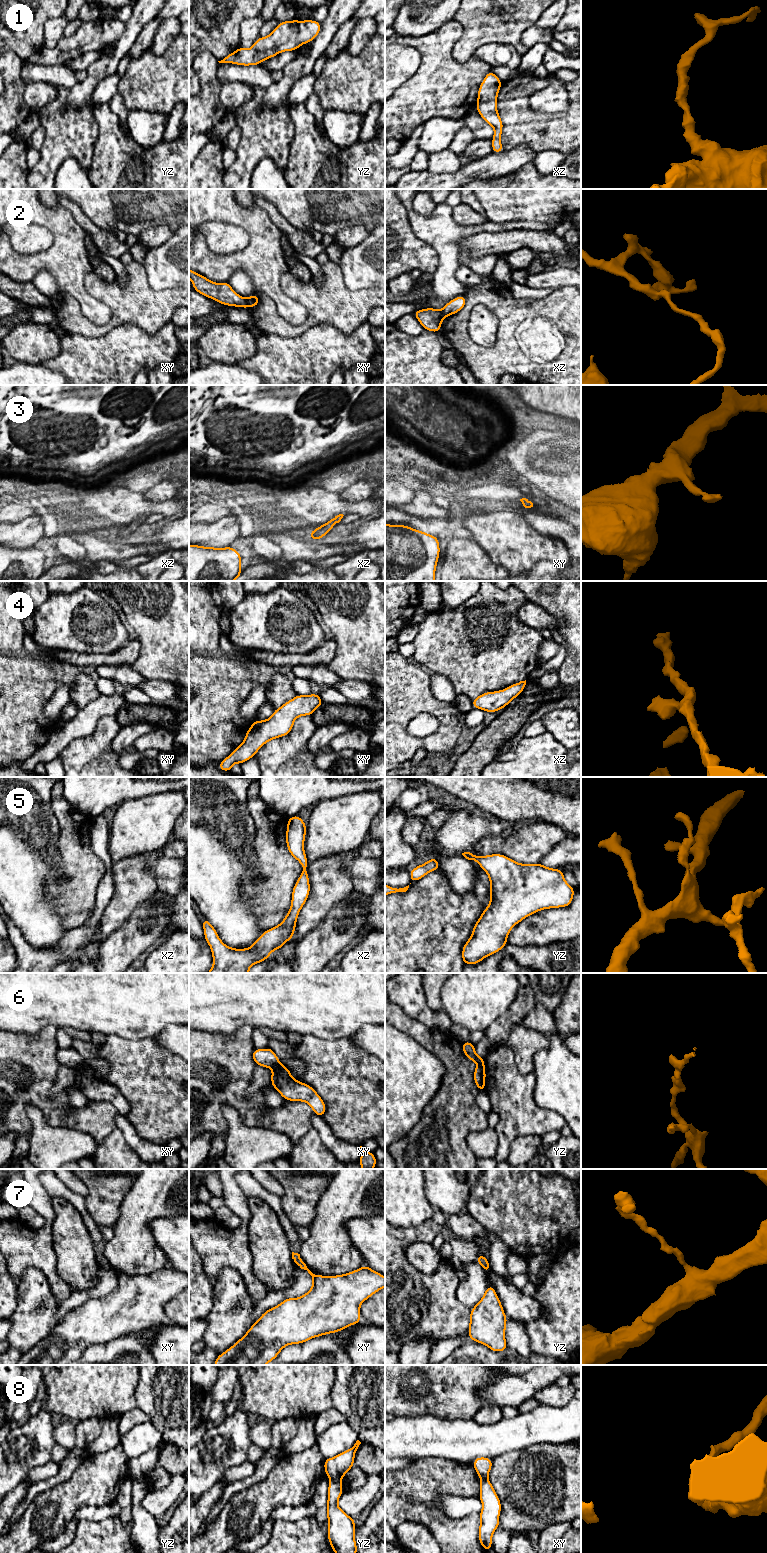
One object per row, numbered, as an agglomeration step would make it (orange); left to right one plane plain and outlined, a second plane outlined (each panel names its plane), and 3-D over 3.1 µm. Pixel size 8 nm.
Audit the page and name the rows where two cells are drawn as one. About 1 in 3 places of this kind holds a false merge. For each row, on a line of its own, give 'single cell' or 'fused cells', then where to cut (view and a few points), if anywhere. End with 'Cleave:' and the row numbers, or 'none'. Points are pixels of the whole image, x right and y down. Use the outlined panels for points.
1: single cell; cut none
2: fused cells; cut xy (246, 298), (249, 306)
3: single cell; cut none
4: single cell; cut none
5: single cell; cut none
6: fused cells; cut xy (279, 1062), (272, 1068)
7: single cell; cut none
8: fused cells; cut yz (330, 1478), (340, 1479)
Cleave: 2, 6, 8

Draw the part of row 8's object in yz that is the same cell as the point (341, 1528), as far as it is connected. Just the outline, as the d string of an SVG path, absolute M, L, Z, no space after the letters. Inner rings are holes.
M330 1479L327 1499L328 1541L335 1553L357 1553L355 1541L355 1520L338 1507L338 1500L343 1493L341 1479Z

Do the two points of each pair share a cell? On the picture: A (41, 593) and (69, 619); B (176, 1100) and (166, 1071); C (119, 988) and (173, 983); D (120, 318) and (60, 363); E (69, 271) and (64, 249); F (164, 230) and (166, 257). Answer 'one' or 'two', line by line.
A: two
B: one
C: one
D: two
E: one
F: two

